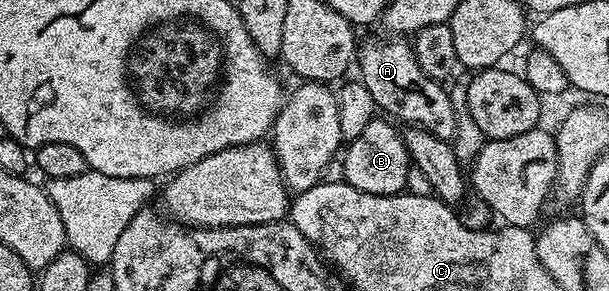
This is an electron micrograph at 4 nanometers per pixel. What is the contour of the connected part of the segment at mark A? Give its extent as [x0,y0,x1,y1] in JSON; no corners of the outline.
[356,39,456,141]

